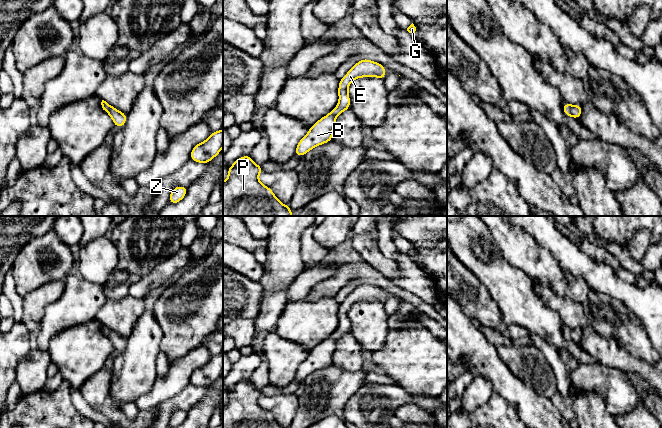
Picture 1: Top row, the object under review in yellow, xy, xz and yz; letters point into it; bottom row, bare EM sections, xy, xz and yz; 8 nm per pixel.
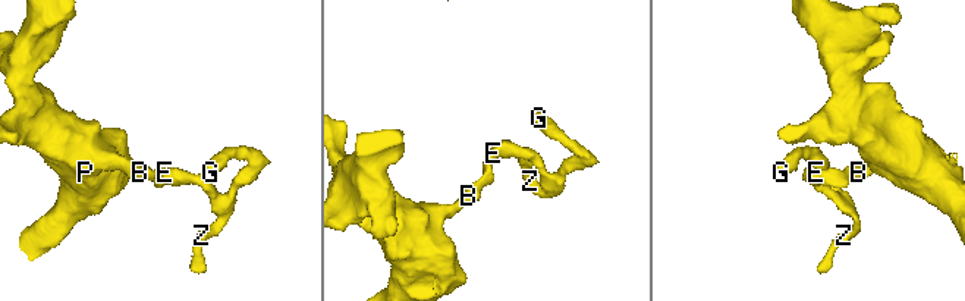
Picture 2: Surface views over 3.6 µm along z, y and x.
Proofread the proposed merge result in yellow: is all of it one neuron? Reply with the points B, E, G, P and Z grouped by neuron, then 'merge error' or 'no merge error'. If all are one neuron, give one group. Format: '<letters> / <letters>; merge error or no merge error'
B E G P Z; no merge error

